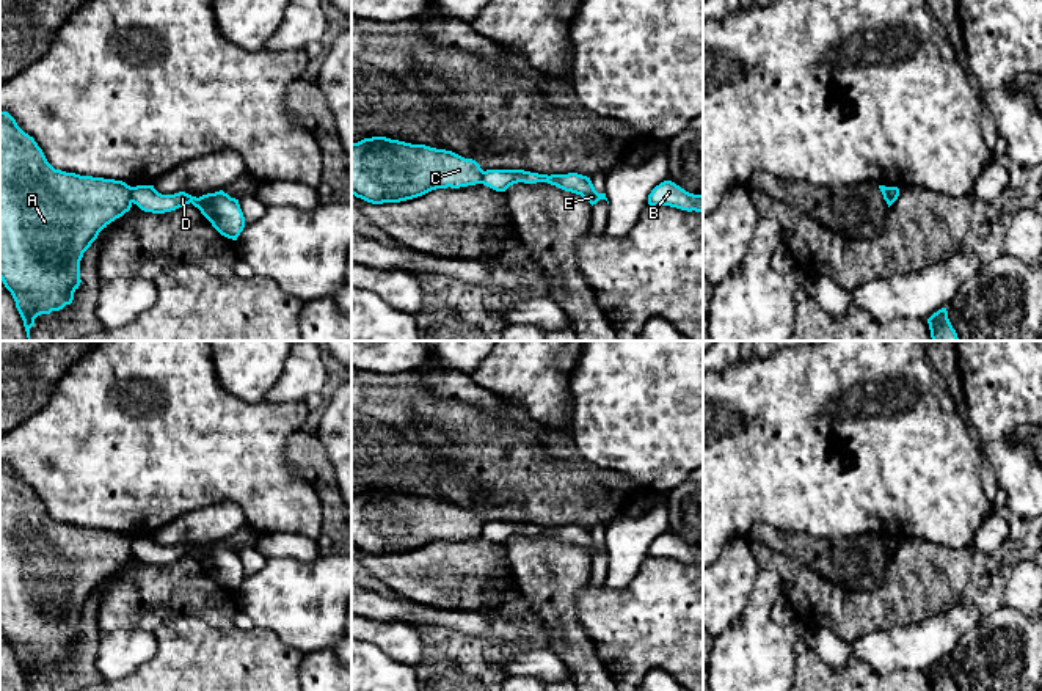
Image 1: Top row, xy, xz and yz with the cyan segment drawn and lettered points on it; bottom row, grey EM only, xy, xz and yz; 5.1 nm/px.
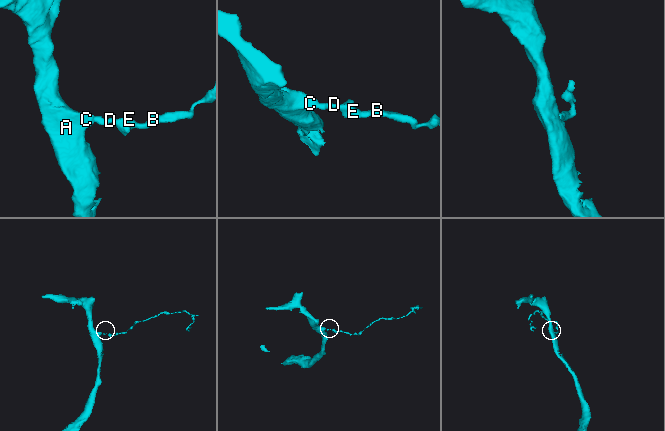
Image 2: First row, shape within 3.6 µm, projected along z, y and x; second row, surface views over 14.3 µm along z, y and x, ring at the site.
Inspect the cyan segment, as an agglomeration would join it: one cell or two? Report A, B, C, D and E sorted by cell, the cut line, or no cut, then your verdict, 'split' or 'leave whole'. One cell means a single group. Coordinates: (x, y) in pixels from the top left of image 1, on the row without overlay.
A C / B D E | xy (132, 539), (131, 553) | split

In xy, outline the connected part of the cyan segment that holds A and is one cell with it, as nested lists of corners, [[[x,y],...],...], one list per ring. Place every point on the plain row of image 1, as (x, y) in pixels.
[[[0,463],[0,631],[16,653],[28,691],[38,667],[72,655],[82,634],[83,605],[104,579],[130,562],[130,545],[132,539],[122,532],[55,521],[35,490],[25,485],[8,463]]]

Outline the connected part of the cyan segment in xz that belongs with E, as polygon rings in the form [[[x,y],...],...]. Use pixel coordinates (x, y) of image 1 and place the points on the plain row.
[[[486,521],[482,526],[482,536],[496,542],[505,543],[510,537],[524,534],[524,536],[537,536],[548,534],[556,537],[565,543],[571,543],[581,547],[592,558],[599,551],[606,551],[606,545],[598,545],[590,532],[590,529],[568,525],[568,526],[538,526],[524,521]]]

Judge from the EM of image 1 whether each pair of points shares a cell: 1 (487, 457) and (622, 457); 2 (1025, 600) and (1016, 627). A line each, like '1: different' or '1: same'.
1: different
2: different

